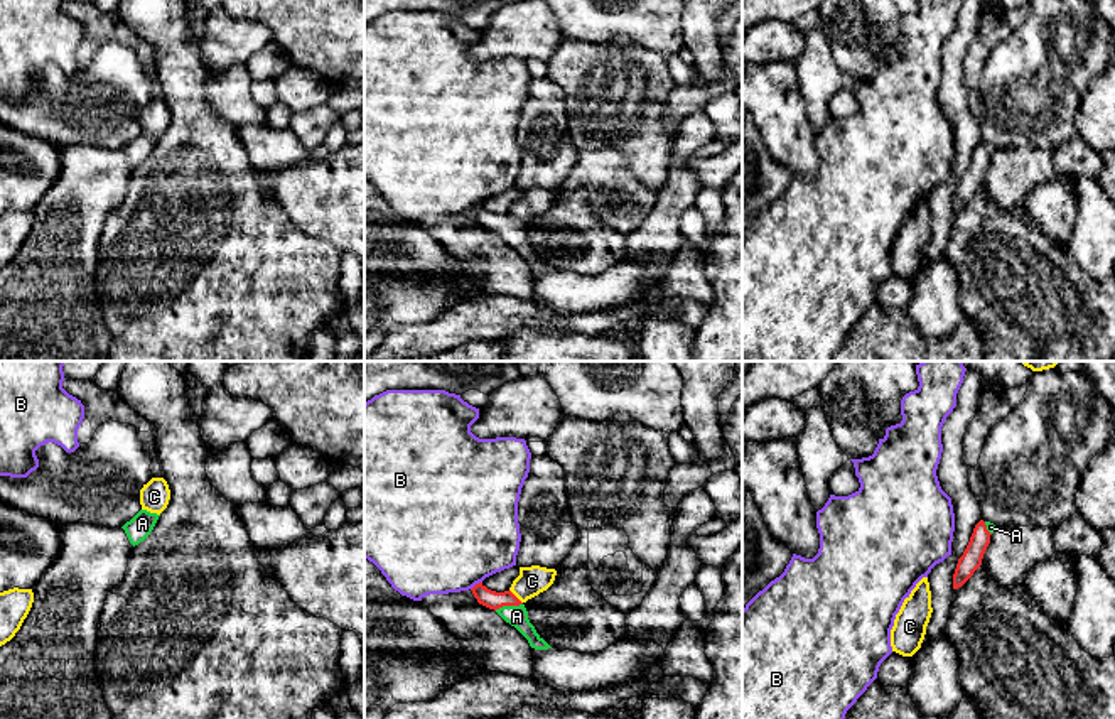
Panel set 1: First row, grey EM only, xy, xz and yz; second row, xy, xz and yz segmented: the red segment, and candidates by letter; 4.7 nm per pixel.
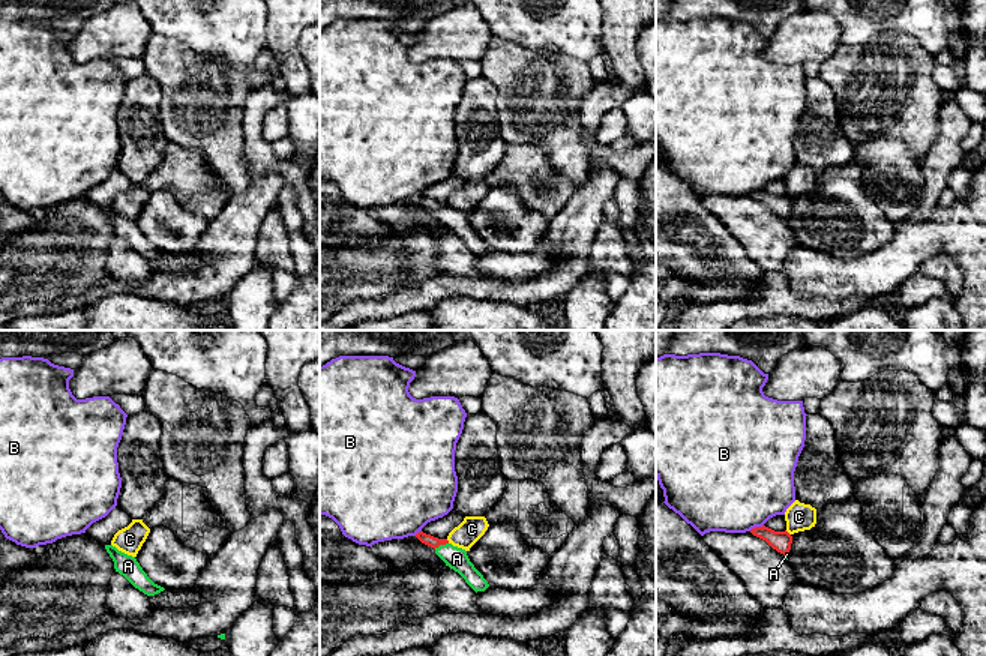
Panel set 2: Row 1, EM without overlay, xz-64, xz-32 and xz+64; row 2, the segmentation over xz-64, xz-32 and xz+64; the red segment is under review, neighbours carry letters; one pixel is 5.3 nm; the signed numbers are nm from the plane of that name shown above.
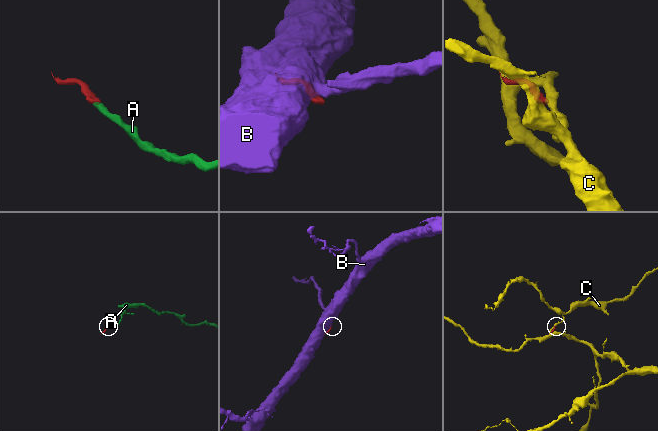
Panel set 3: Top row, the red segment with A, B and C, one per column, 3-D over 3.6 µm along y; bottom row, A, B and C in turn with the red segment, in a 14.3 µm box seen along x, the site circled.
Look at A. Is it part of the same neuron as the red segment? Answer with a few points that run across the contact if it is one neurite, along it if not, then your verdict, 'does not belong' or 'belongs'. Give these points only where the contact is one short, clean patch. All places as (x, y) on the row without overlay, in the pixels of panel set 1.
line xz (484, 218), (508, 227), (517, 238); belongs

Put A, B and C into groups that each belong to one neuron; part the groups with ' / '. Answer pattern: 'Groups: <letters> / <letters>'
Groups: A / B / C

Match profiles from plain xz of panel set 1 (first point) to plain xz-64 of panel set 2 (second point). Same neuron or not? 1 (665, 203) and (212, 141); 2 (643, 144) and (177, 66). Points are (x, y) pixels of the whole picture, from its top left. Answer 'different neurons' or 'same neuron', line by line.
1: different neurons
2: same neuron

